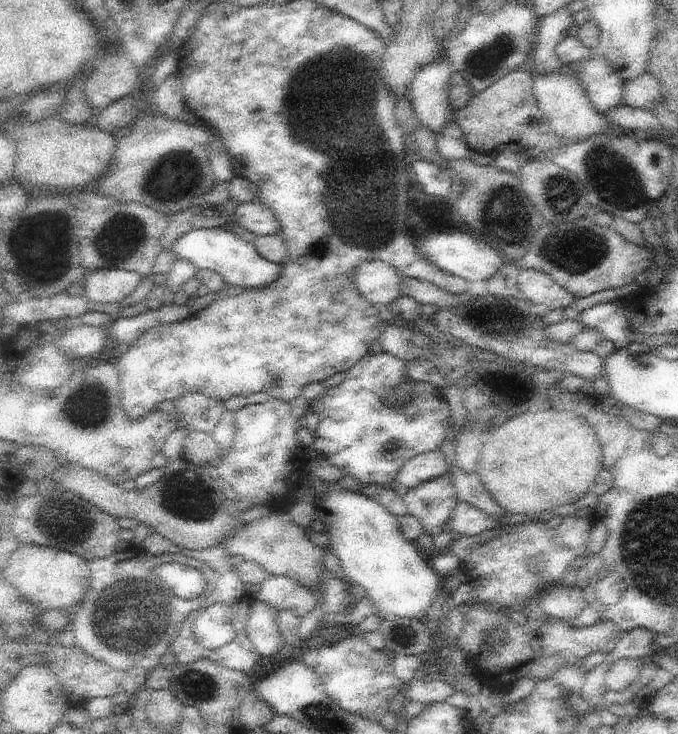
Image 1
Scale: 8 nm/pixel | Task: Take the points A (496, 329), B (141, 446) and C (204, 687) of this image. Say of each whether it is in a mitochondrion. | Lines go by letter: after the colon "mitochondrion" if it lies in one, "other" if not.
A: mitochondrion
B: other
C: mitochondrion

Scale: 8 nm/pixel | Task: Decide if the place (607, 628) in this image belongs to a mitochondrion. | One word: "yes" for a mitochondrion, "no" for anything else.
no

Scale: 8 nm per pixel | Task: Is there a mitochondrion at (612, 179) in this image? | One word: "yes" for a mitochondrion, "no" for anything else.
yes

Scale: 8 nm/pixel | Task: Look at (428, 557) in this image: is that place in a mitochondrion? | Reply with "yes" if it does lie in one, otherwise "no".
no

